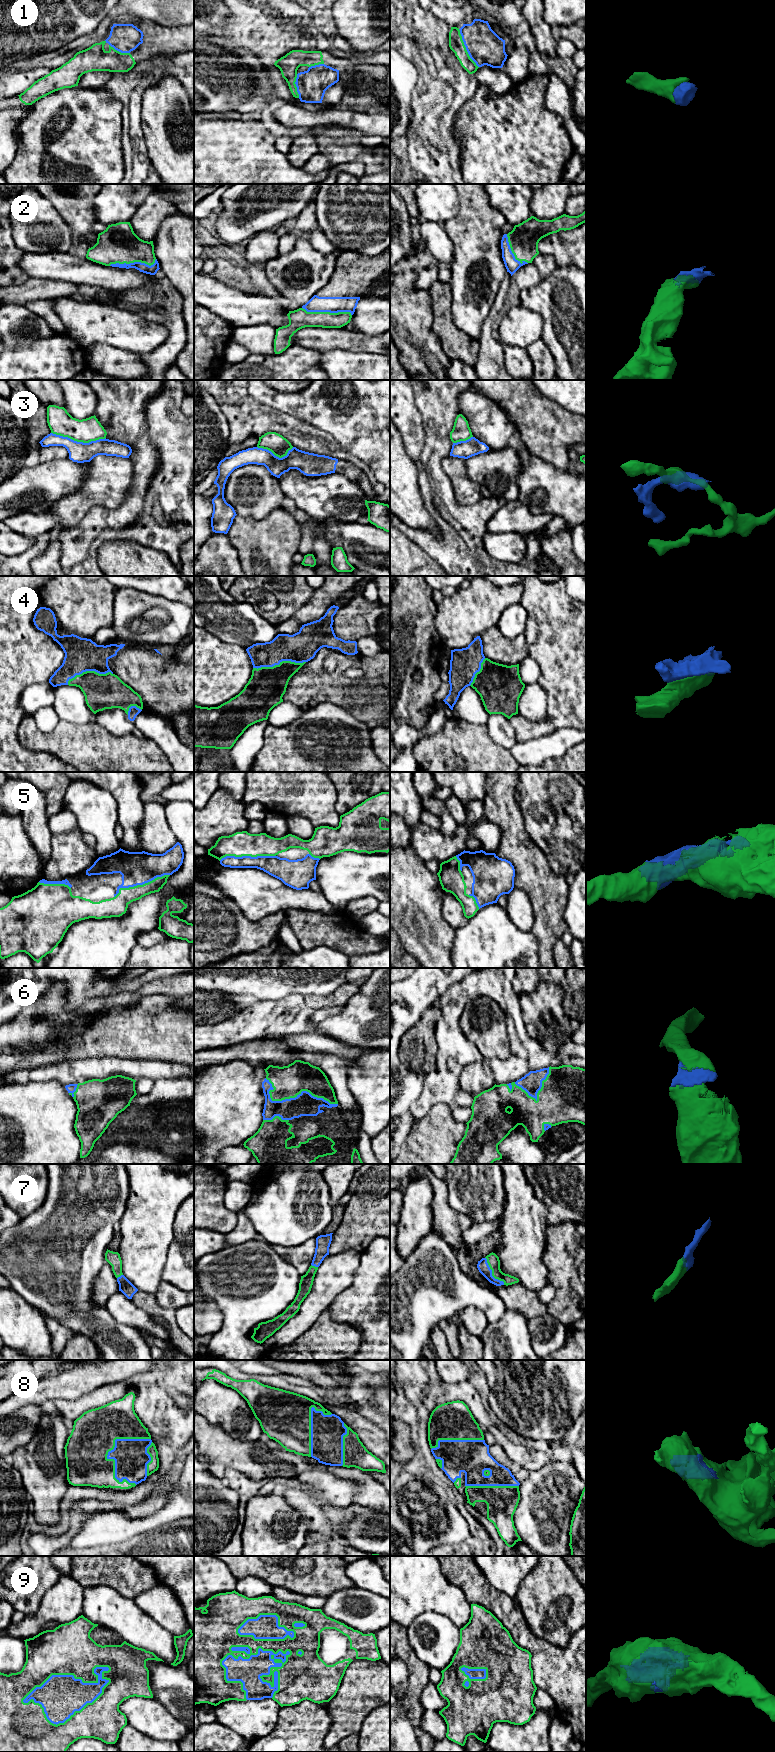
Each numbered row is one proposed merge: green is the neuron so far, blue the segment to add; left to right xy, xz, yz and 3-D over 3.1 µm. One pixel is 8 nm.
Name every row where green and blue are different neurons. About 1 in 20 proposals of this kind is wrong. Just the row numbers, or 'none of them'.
none of them

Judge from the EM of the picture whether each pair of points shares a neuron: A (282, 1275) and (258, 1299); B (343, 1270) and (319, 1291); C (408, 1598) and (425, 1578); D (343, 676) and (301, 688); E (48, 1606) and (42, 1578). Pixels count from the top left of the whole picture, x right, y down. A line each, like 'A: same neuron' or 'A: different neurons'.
A: same neuron
B: same neuron
C: same neuron
D: same neuron
E: different neurons

